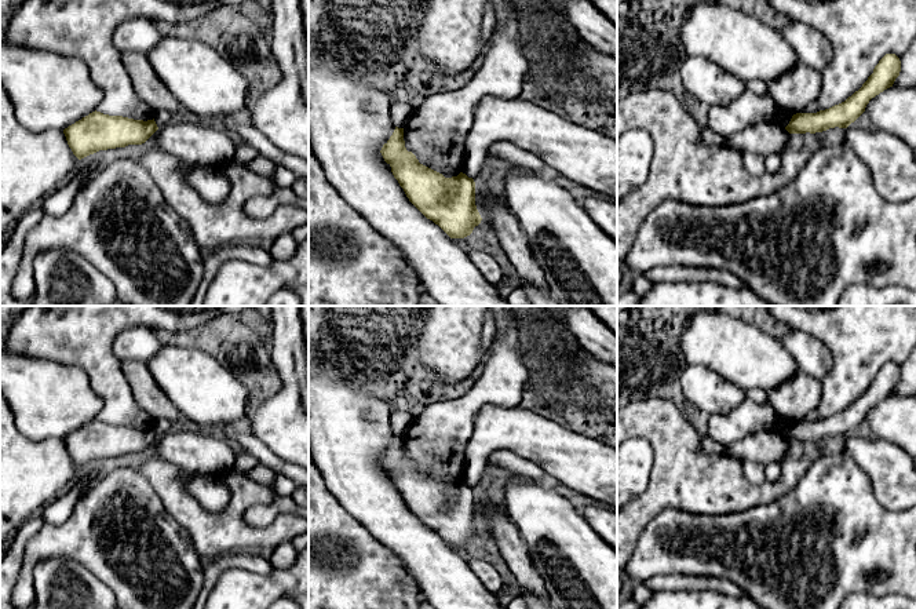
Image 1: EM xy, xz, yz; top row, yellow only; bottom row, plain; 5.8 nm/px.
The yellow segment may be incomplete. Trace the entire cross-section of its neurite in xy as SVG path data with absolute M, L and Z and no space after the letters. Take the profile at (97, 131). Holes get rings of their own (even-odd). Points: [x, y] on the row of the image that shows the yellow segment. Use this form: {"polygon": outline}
{"polygon": "M92 112L63 130L73 154L81 160L99 150L145 143L158 130L153 120L134 120Z"}

